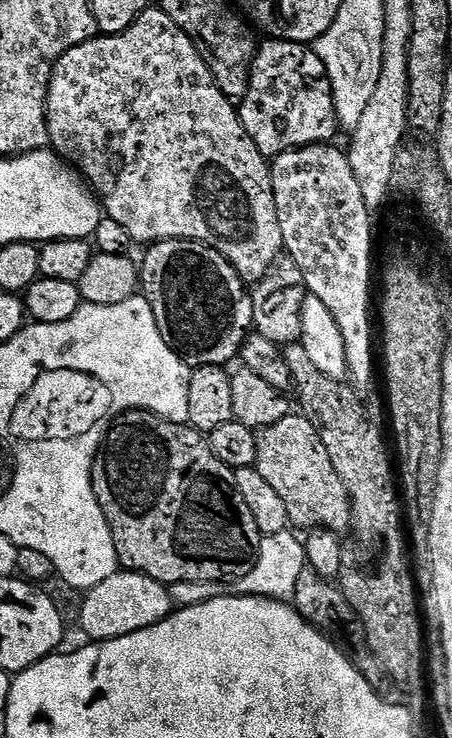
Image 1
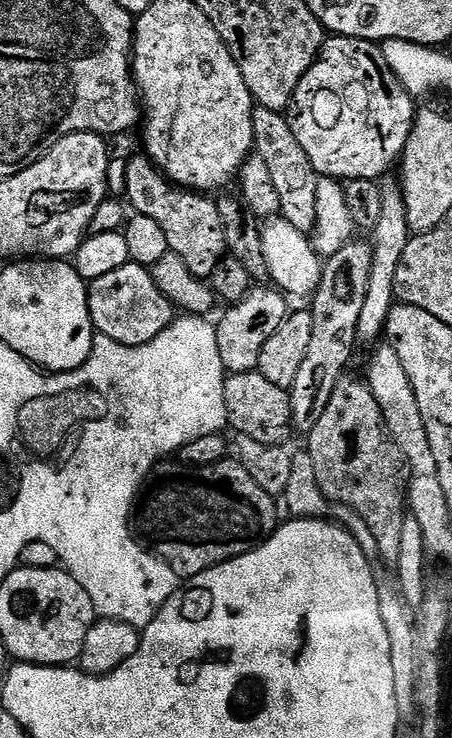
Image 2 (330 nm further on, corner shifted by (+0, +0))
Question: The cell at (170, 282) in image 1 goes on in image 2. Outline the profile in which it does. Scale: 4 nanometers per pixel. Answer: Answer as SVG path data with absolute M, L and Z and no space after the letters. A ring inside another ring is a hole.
M139 155L127 161L126 200L130 208L132 203L131 211L138 216L154 218L154 222L158 222L158 226L162 226L163 232L166 233L168 251L178 254L178 258L186 262L190 274L200 280L208 280L220 265L220 261L225 259L228 246L219 203L211 195L177 188L153 165L147 155Z

